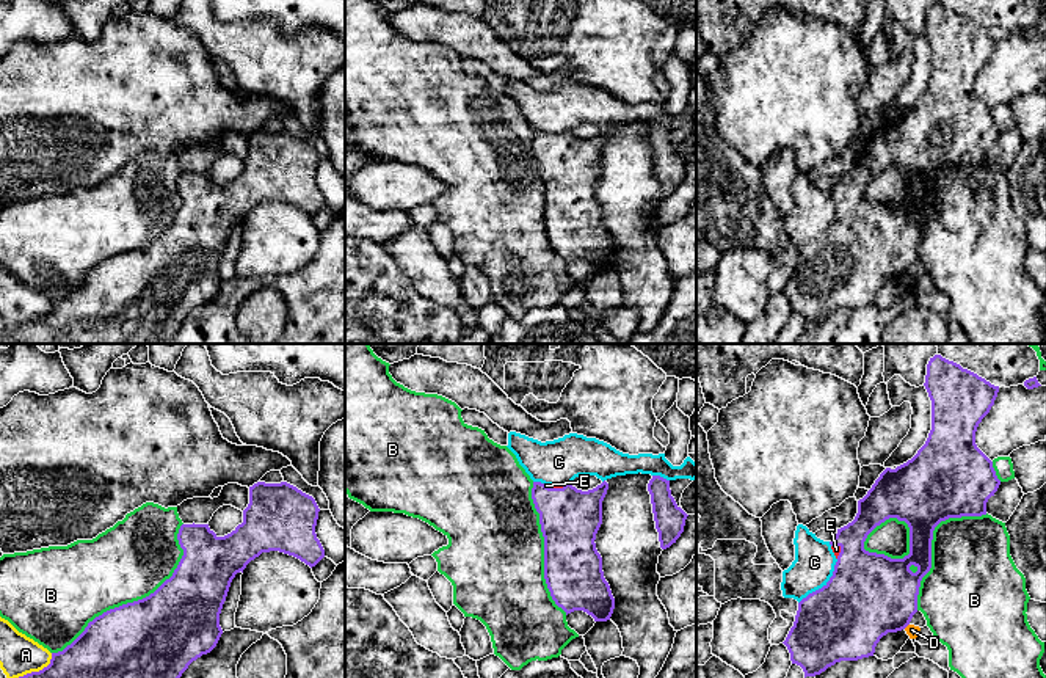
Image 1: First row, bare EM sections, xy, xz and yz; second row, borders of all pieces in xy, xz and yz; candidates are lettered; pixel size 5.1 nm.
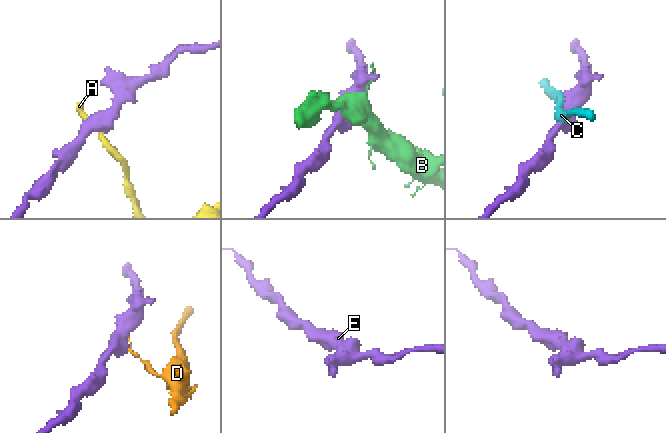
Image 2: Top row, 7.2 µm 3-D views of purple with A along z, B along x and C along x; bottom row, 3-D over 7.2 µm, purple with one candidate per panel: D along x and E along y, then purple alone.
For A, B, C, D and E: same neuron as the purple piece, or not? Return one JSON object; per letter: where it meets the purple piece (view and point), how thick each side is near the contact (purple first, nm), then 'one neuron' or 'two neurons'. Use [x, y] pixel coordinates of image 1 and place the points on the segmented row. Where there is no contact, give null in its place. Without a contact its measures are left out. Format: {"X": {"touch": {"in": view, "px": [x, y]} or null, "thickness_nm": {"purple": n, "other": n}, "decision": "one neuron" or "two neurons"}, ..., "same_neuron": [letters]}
{"A": {"touch": {"in": "xy", "px": [39, 670]}, "thickness_nm": {"purple": 200, "other": 200}, "decision": "two neurons"}, "B": {"touch": {"in": "xy", "px": [138, 600]}, "thickness_nm": {"purple": 420, "other": 400}, "decision": "two neurons"}, "C": {"touch": {"in": "yz", "px": [824, 586]}, "thickness_nm": {"purple": 420, "other": 220}, "decision": "two neurons"}, "D": {"touch": {"in": "yz", "px": [905, 626]}, "thickness_nm": {"purple": 420, "other": 60}, "decision": "two neurons"}, "E": {"touch": {"in": "yz", "px": [841, 550]}, "thickness_nm": {"purple": 400, "other": 50}, "decision": "one neuron"}, "same_neuron": ["E"]}

